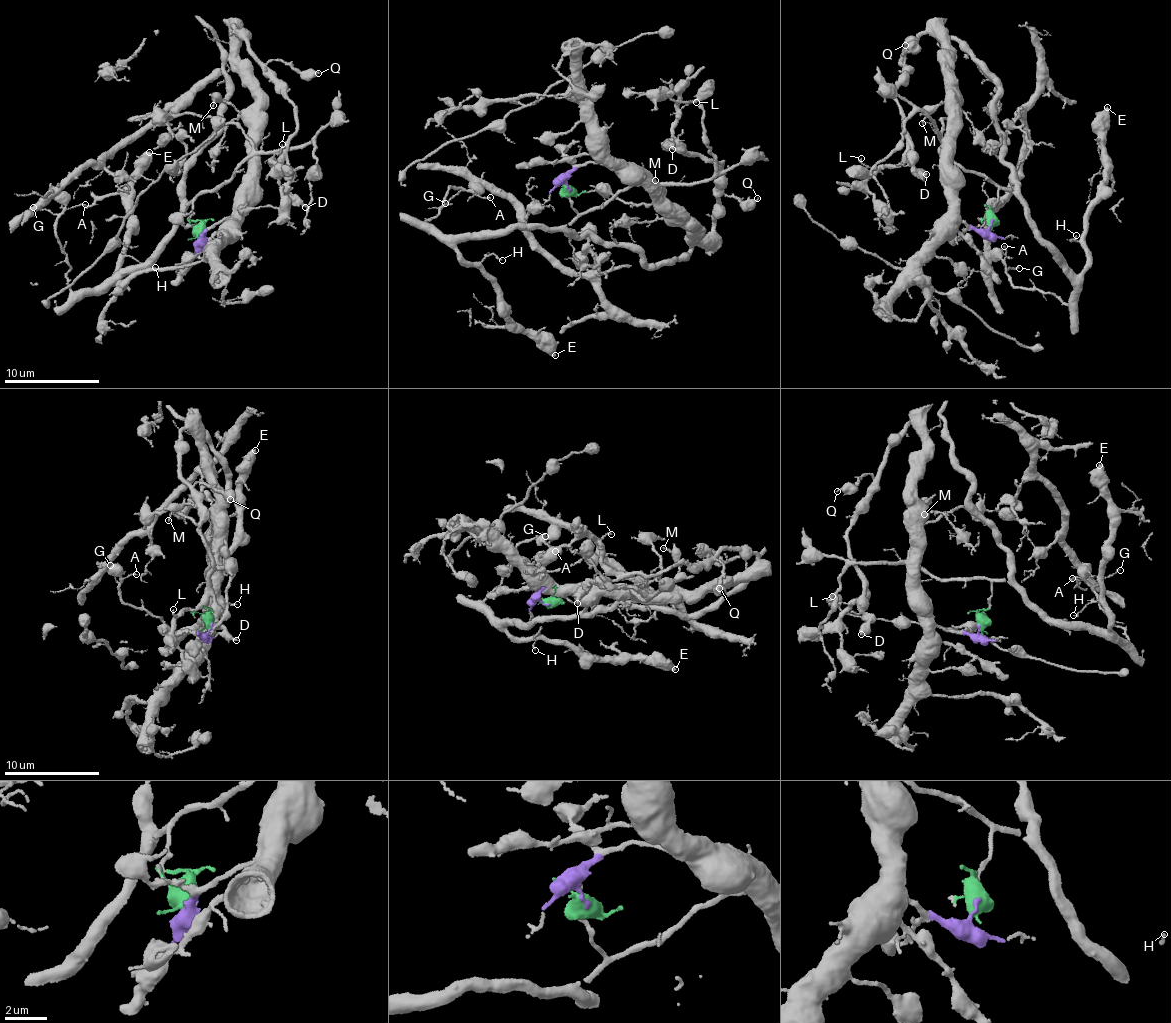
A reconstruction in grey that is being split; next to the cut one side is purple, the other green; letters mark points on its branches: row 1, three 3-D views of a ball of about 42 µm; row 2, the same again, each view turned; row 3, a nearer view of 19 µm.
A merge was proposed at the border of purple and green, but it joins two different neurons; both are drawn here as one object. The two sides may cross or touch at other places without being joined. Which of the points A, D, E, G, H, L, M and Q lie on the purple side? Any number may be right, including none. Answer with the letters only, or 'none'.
D, L, M, Q

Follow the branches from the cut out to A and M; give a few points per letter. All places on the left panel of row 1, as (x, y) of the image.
A: (203, 235), (192, 201), (151, 258), (78, 291), (55, 225), (86, 205)
M: (203, 235), (232, 212), (236, 191), (249, 174), (249, 121), (221, 100), (212, 106)

